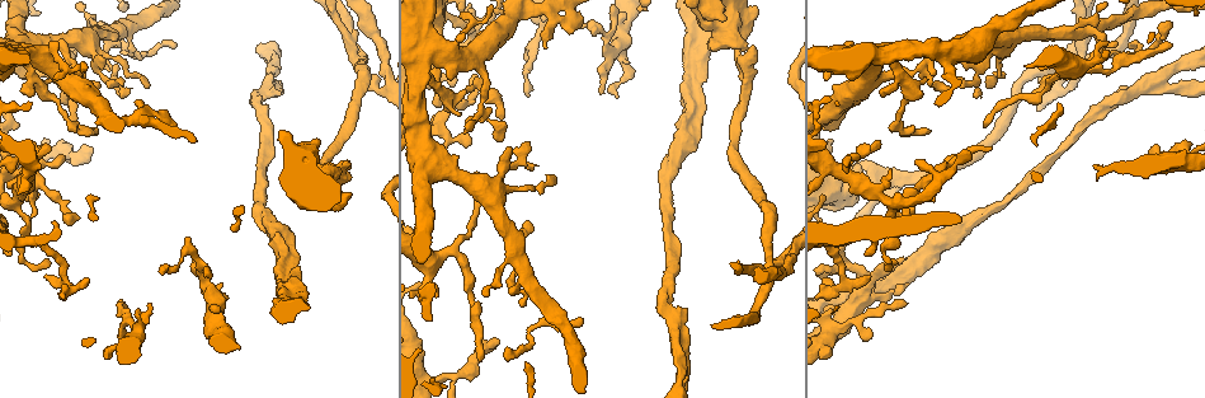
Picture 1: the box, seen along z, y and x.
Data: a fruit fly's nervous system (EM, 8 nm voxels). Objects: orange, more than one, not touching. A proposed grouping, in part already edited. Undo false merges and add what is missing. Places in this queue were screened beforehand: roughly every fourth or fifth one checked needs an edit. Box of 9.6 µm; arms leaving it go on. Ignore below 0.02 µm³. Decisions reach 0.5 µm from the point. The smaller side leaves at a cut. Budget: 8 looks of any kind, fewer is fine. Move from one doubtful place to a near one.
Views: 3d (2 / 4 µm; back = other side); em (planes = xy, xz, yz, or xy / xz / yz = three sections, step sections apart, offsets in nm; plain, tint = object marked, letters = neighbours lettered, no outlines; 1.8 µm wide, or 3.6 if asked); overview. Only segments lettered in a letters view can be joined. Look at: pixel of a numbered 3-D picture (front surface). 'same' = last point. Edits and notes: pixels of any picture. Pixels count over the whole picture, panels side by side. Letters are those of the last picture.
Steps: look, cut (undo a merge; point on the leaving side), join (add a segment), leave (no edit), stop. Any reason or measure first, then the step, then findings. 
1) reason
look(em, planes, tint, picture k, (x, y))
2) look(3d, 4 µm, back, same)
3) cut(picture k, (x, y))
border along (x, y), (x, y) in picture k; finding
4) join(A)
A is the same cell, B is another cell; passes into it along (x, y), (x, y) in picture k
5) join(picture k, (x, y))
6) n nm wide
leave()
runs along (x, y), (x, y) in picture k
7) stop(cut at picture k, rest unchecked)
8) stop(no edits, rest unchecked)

free end
look(3d, 2 µm, picture 1, (617, 97))

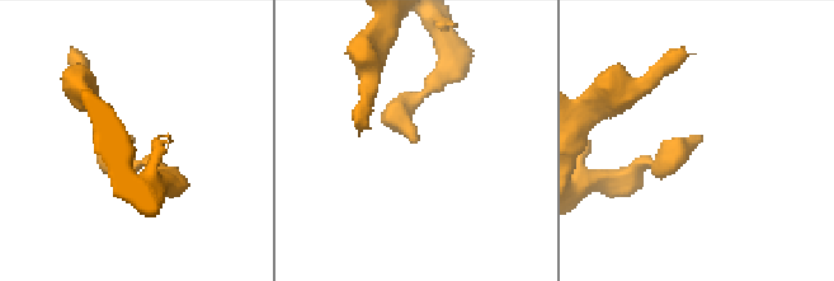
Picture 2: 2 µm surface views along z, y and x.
now the EM
look(em, planes, letters, picture 2, (413, 133))

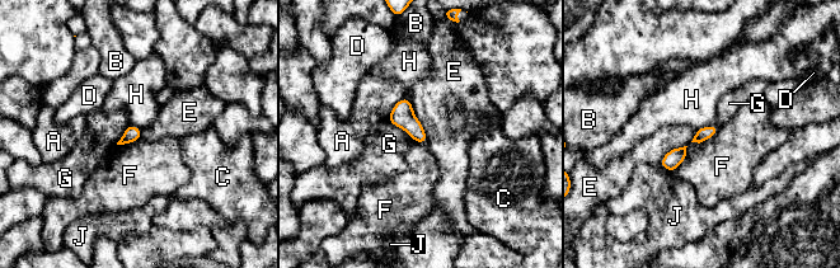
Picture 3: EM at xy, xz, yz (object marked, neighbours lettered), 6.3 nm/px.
leave()
A, B, C, D, E, F, G, H and J are other cells; border along (408, 99), (423, 128), (426, 142) in picture 3; none of them fits

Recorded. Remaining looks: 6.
free end
look(3d, 2 µm, picture 1, (986, 124))

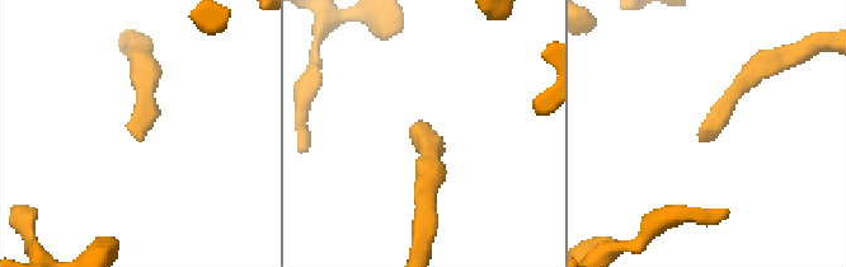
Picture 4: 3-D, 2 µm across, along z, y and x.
now the EM
look(em, planes, letters, picture 4, (704, 139))

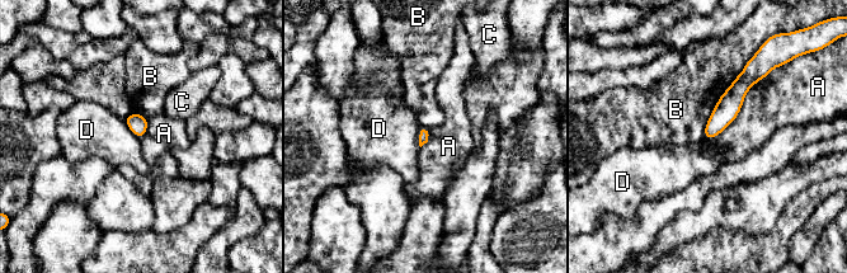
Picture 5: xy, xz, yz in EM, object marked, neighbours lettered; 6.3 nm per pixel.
leave()
A, B, C and D are other cells; runs along (749, 69), (749, 75), (707, 135) in picture 5; no lettered segment goes on from it

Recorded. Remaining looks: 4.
four arms meet
look(3d, 2 µm, picture 1, (767, 264))

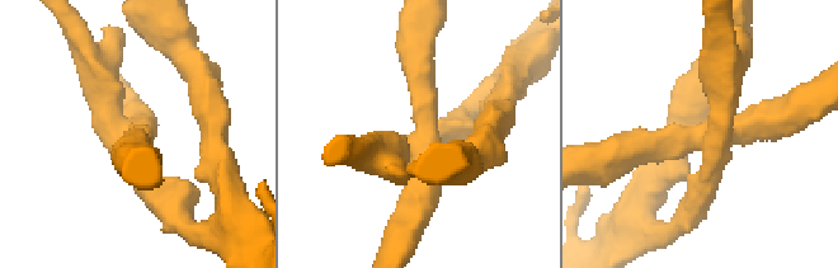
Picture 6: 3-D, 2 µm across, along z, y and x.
4 arms
look(em, planes, plain, picture 6, (421, 147))

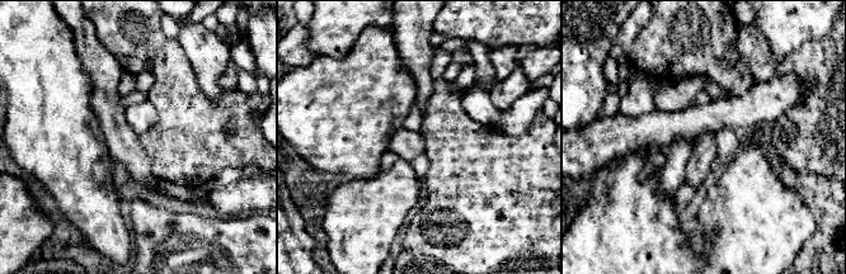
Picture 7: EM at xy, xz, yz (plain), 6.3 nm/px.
see the neighbours
look(em, planes, letters, same)

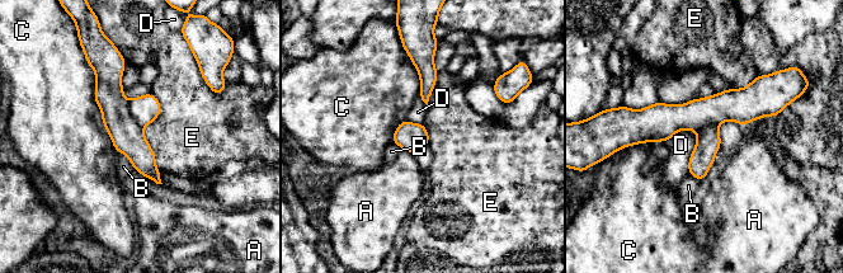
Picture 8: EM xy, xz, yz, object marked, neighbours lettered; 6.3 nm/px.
cut(picture 8, (127, 136))
A, B, C, D and E are other cells; a second neuron is stuck on

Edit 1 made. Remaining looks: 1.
stop(cut at picture 8, rest unchecked)

